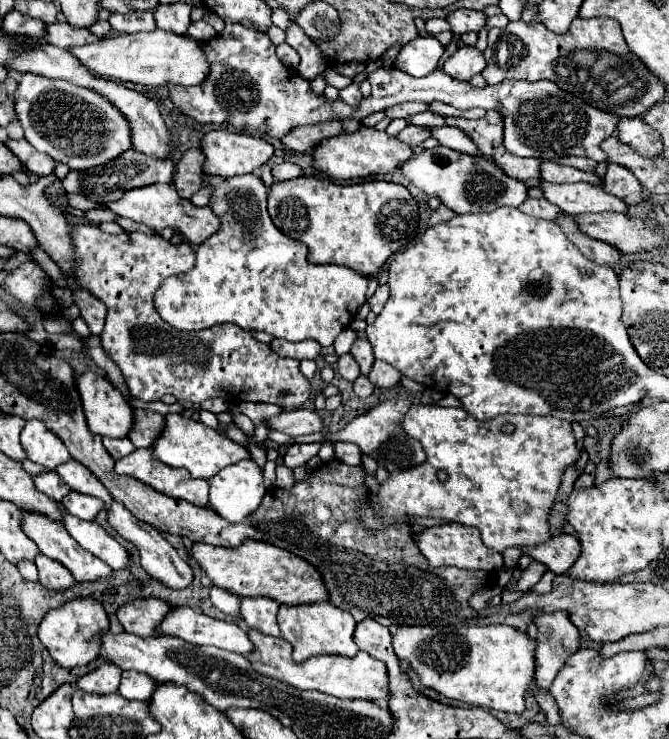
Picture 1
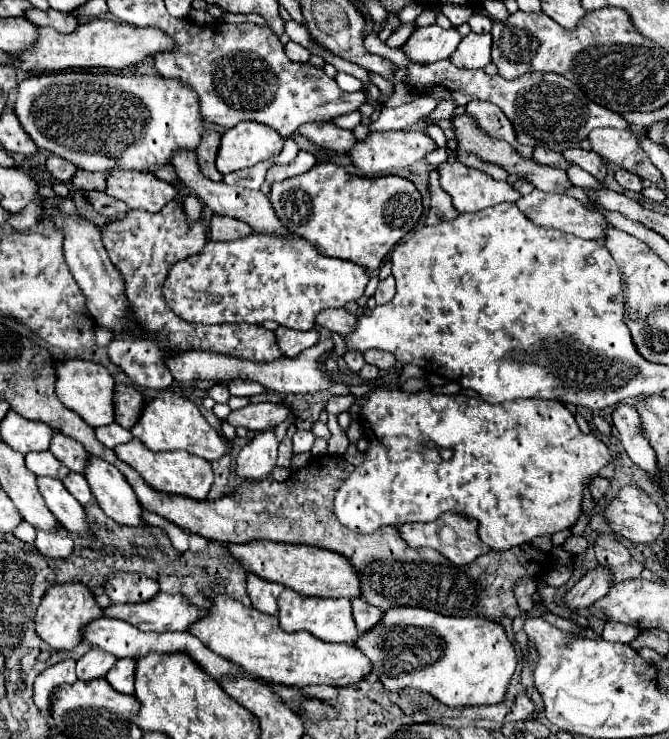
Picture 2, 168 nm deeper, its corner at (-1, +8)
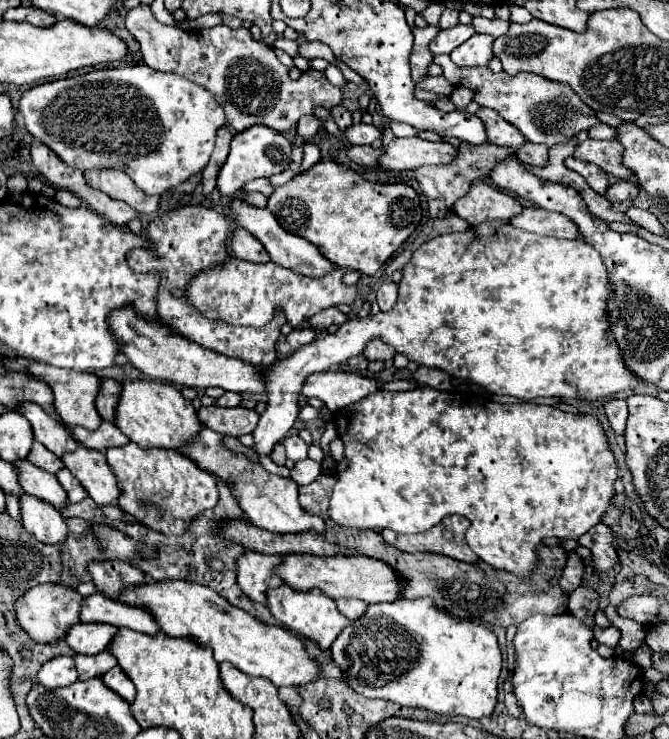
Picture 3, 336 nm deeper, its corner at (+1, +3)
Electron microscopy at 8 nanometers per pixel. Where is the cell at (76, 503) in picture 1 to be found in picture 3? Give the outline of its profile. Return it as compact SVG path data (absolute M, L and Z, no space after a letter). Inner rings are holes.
M64 467L64 469L60 469L58 473L56 473L56 477L58 477L58 481L60 481L60 485L64 487L64 491L66 491L66 495L68 495L68 501L70 503L78 503L78 501L82 501L82 499L86 499L88 497L88 493L84 491L84 487L80 485L80 481L76 479L76 477L72 477L70 475L70 471Z

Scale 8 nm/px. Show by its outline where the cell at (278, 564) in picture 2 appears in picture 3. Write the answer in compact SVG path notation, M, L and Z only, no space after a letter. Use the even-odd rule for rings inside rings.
M284 555L284 563L276 569L276 573L290 583L298 591L320 589L324 595L338 599L338 597L356 597L366 603L382 603L382 601L396 601L400 599L402 579L388 567L386 563L356 555L356 557L314 557L314 555Z

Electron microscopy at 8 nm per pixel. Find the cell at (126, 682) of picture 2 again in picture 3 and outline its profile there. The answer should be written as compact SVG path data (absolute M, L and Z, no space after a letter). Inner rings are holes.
M112 667L112 669L102 677L102 681L104 681L112 691L116 691L124 701L128 701L128 703L134 701L136 689L134 689L134 685L130 683L128 675L126 675L120 667Z

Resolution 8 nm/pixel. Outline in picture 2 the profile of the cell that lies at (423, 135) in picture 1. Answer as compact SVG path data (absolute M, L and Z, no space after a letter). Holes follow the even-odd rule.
M438 102L438 106L428 114L428 122L426 124L436 124L436 122L440 122L440 120L446 120L446 118L450 118L452 114L454 114L454 102Z

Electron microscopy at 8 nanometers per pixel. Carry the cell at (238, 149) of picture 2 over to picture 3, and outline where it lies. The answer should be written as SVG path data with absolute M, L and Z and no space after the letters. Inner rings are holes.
M250 127L242 133L236 133L230 143L230 155L220 169L218 175L218 191L222 197L232 197L236 191L244 187L244 183L260 177L272 177L288 169L292 163L292 143L286 135L280 135L278 131L272 131L270 127Z

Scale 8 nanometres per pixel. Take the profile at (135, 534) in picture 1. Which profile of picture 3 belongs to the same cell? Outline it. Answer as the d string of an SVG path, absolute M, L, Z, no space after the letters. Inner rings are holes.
M78 447L76 451L64 455L62 463L84 485L88 495L98 505L118 501L120 489L116 485L116 477L112 473L112 467L108 465L104 453L92 451L86 447Z

